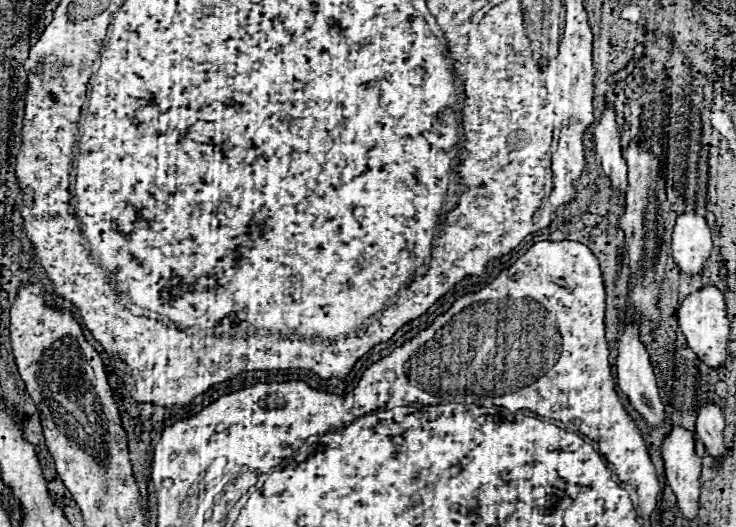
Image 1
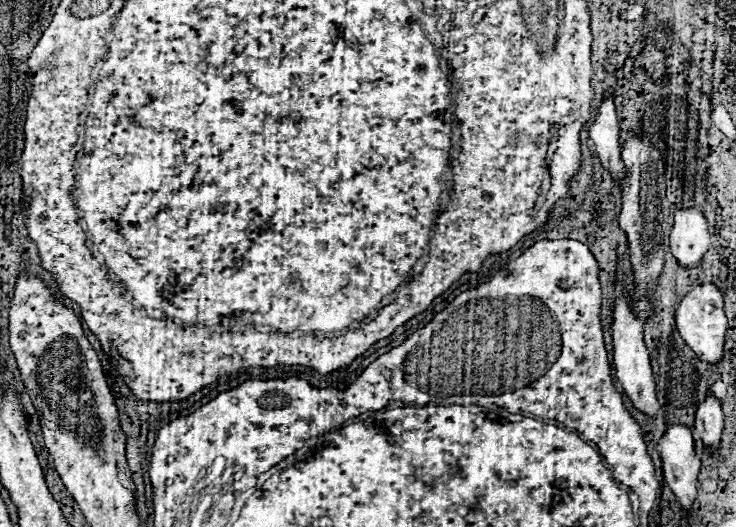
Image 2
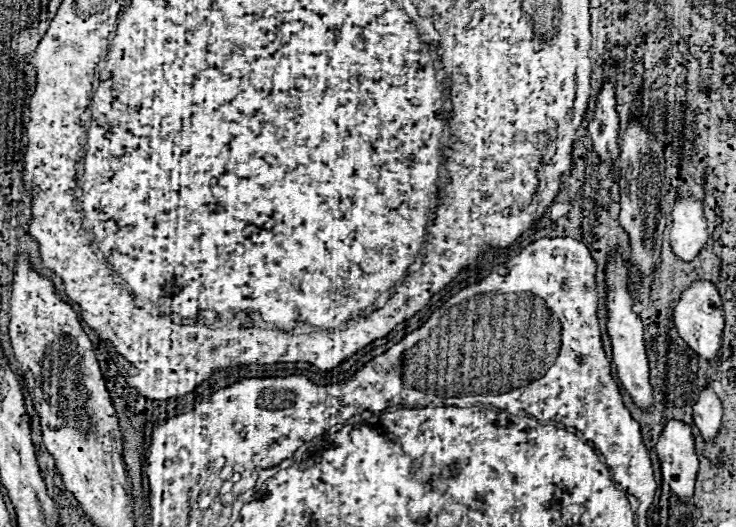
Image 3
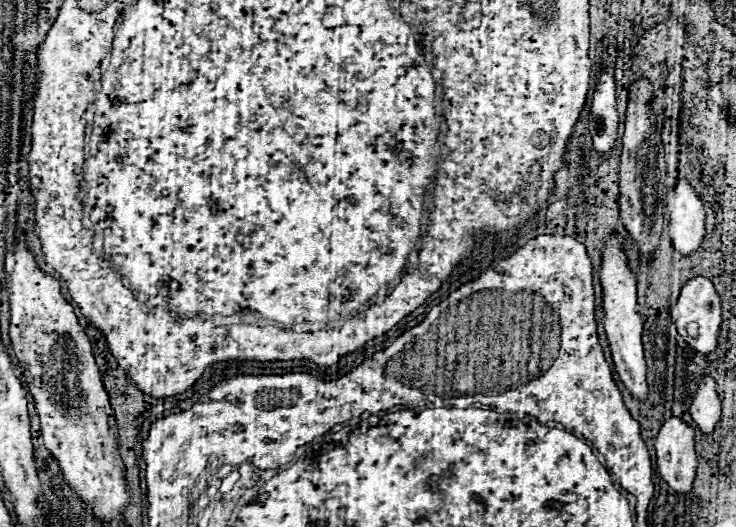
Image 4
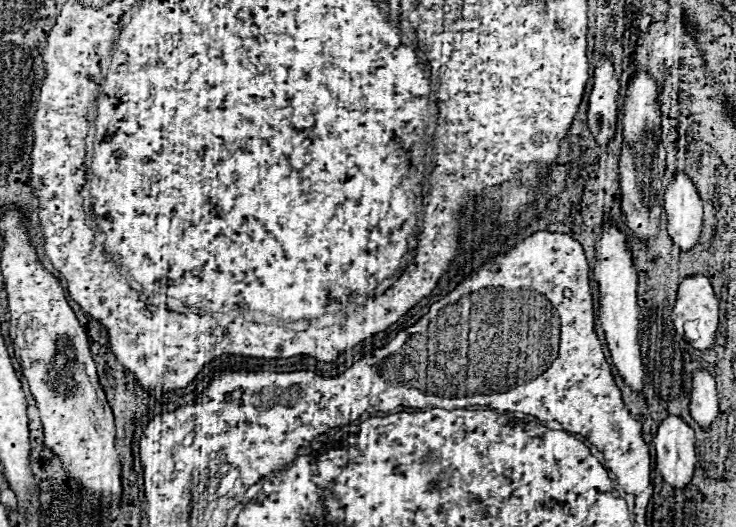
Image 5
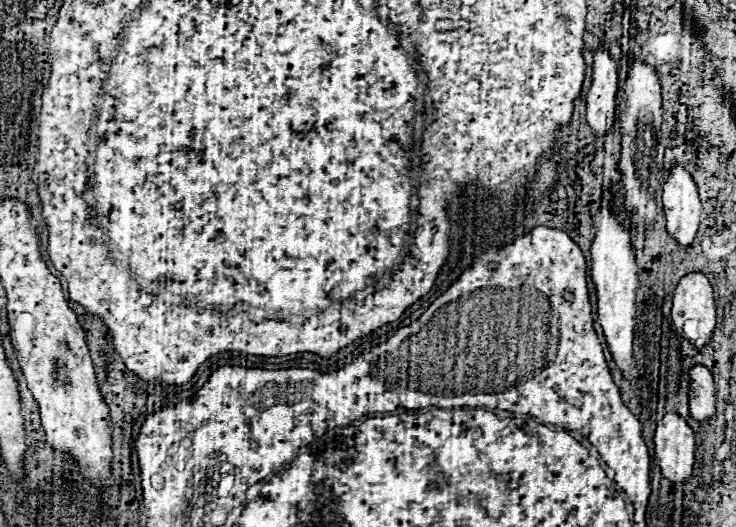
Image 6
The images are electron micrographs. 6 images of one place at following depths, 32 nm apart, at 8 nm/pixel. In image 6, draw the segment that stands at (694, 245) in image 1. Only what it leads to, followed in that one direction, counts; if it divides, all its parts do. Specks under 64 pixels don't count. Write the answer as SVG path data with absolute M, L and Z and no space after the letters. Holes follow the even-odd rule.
M672 168L662 190L662 204L668 234L684 248L692 246L700 226L702 204L698 198L698 188L684 168Z

